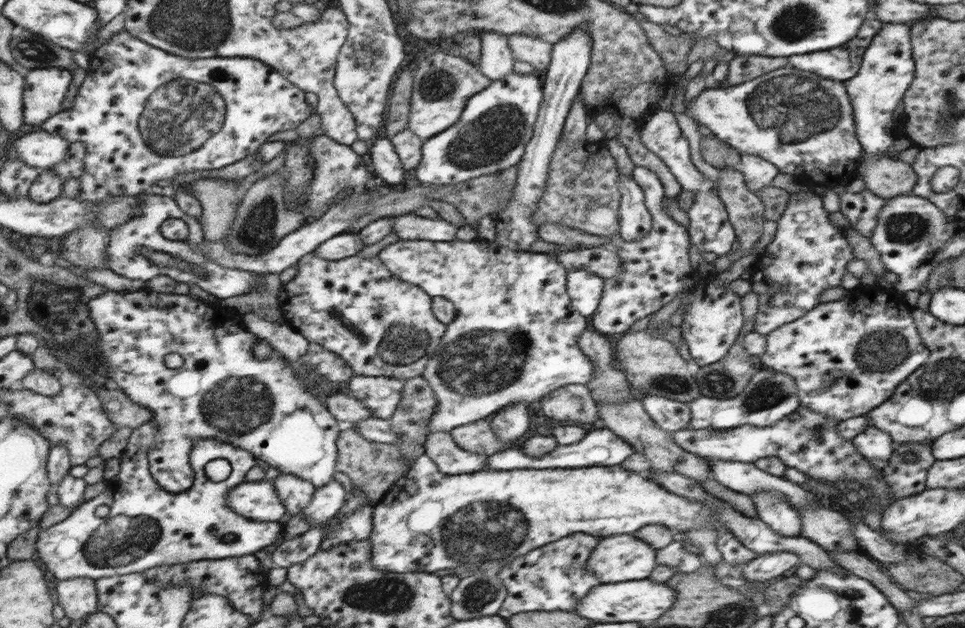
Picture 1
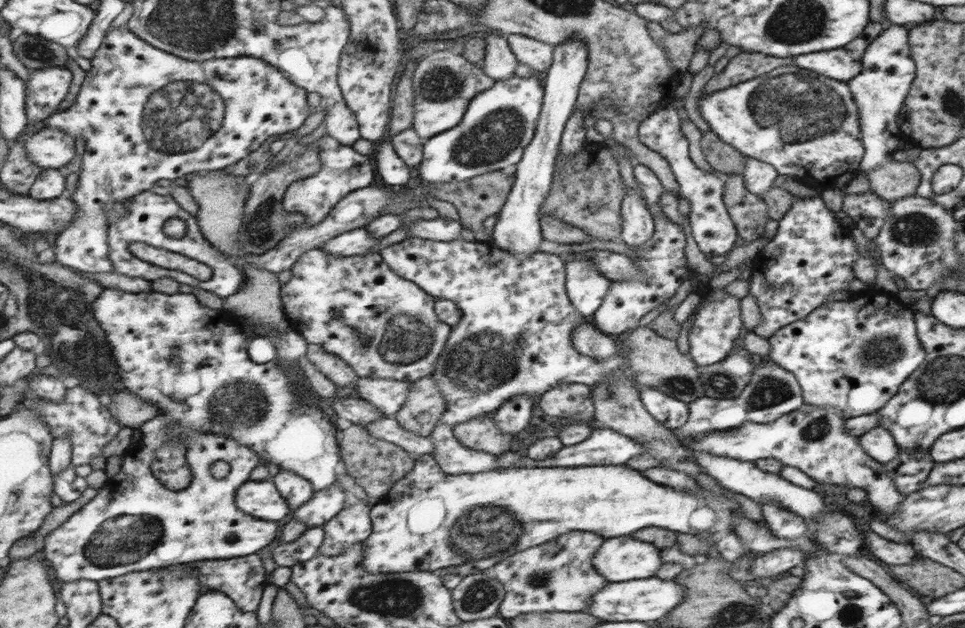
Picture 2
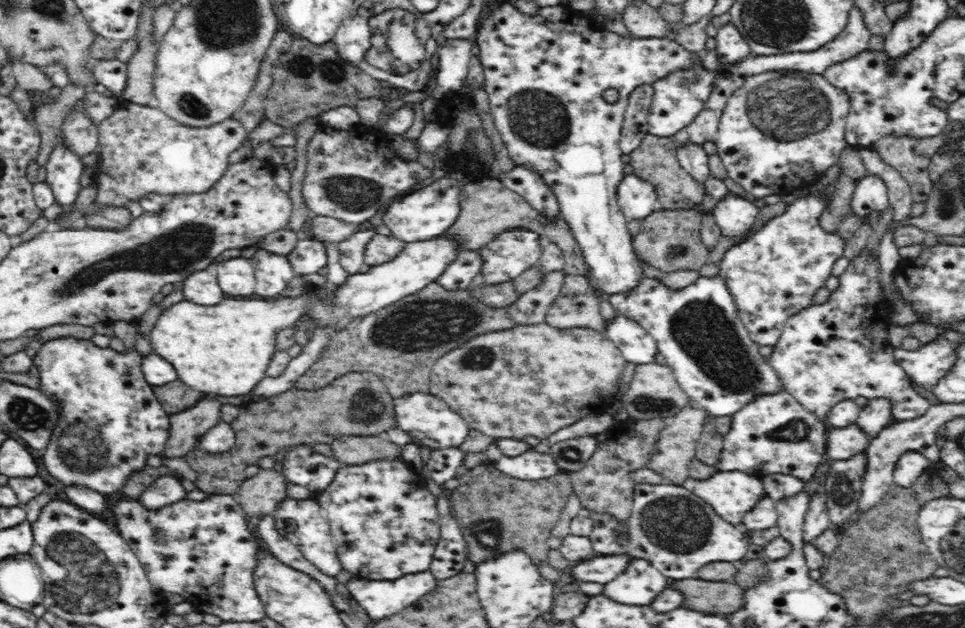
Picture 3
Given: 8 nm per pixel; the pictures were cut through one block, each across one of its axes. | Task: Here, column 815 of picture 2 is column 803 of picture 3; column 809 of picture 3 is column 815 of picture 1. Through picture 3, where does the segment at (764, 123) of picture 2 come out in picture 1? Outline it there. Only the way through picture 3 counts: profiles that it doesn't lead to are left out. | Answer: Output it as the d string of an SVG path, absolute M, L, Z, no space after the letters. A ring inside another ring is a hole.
M788 64L753 80L725 89L708 86L692 102L685 115L707 127L722 143L740 153L759 156L783 174L802 180L809 190L816 186L826 189L843 186L857 178L862 148L855 136L853 110L841 81L825 79L813 72L803 72Z

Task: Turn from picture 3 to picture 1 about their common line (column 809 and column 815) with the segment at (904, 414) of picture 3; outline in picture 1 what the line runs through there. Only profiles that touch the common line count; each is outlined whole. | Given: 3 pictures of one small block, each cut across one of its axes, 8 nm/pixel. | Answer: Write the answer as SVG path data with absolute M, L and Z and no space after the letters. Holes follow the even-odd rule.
M865 284L860 288L846 291L843 298L817 304L793 323L765 336L765 352L759 354L759 366L787 373L793 377L797 387L797 399L802 408L825 413L827 417L840 421L865 415L885 402L897 384L919 368L929 355L913 326L909 310L899 308L903 302L897 293L883 291L877 286Z

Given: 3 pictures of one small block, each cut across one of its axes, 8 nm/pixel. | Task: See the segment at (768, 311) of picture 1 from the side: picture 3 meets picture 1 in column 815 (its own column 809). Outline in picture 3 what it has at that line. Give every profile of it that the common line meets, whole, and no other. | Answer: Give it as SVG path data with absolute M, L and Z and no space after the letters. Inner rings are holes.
M806 196L796 199L787 205L780 216L770 219L757 231L751 232L745 240L738 242L727 250L722 260L717 264L718 277L725 281L729 291L736 301L738 317L746 326L750 338L758 345L773 347L779 340L784 324L790 315L810 307L812 294L824 286L824 281L830 276L830 268L834 260L843 254L844 244L834 234L828 234L818 222L818 217L824 209L819 198Z

